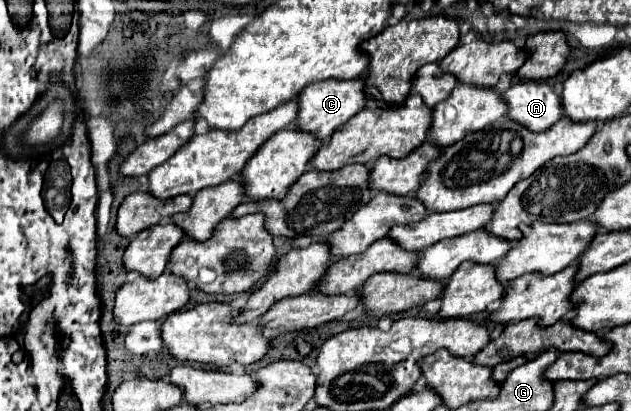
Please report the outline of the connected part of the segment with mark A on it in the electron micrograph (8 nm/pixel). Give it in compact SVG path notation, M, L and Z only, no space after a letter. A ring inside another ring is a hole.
M545 81L515 83L501 97L509 107L507 119L535 133L549 129L563 117L559 95Z

